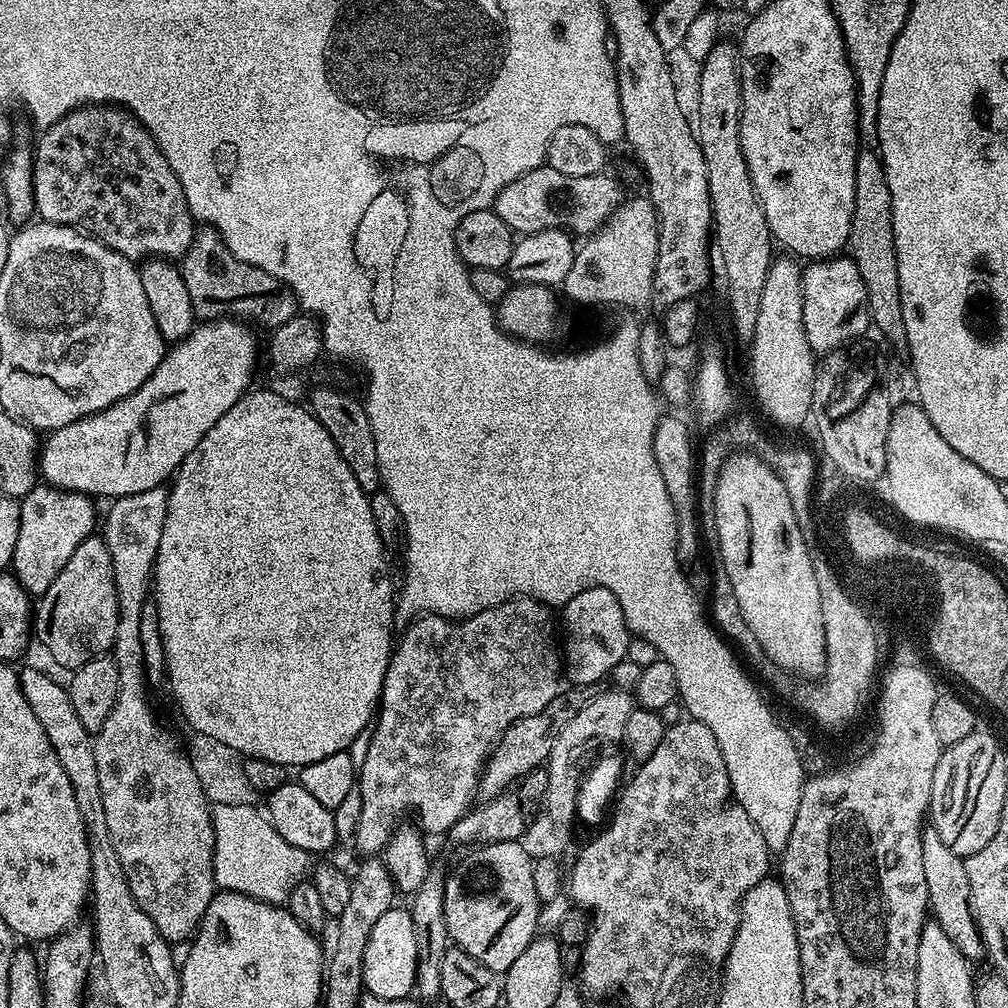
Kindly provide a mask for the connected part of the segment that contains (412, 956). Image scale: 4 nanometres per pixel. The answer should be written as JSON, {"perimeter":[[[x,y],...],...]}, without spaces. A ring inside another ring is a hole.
{"perimeter":[[[393,906],[378,918],[370,942],[366,942],[364,959],[364,987],[367,992],[387,1000],[403,1000],[413,995],[418,966],[418,938],[414,936],[414,922],[407,907]]]}

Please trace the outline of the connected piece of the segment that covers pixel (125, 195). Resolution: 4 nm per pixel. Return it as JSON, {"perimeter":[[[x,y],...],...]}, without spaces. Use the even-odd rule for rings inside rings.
{"perimeter":[[[85,104],[73,108],[61,120],[54,122],[49,128],[43,129],[39,135],[40,141],[34,144],[32,181],[34,182],[34,202],[36,203],[35,215],[43,223],[78,228],[81,232],[87,232],[94,239],[101,240],[110,250],[122,254],[133,262],[140,262],[145,258],[163,258],[172,262],[183,257],[185,250],[192,244],[194,221],[192,211],[189,210],[186,202],[186,194],[182,190],[182,182],[178,182],[174,170],[170,170],[170,162],[166,162],[162,150],[156,144],[156,139],[149,134],[148,129],[143,128],[140,121],[127,108],[121,108],[114,104]]]}

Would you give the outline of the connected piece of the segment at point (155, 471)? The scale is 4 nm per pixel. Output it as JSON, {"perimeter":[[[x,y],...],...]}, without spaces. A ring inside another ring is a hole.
{"perimeter":[[[231,318],[204,322],[193,327],[191,334],[185,340],[175,341],[165,351],[163,362],[156,367],[154,374],[150,374],[150,378],[146,378],[146,382],[142,382],[142,386],[138,386],[138,390],[134,390],[134,394],[114,402],[114,406],[110,406],[106,410],[96,412],[86,418],[78,418],[78,422],[70,422],[70,426],[55,429],[49,435],[52,437],[45,444],[43,441],[38,452],[38,472],[43,483],[51,484],[54,488],[65,488],[71,492],[82,492],[85,496],[93,498],[99,498],[99,496],[115,498],[117,496],[129,496],[130,494],[142,494],[142,490],[161,487],[180,467],[180,464],[186,458],[186,454],[190,454],[190,450],[194,450],[194,446],[198,446],[198,442],[202,442],[202,434],[206,434],[206,430],[210,430],[210,426],[214,426],[214,422],[218,422],[218,418],[222,418],[222,414],[226,414],[226,410],[230,410],[230,406],[234,406],[234,402],[238,402],[240,397],[249,391],[251,384],[248,383],[252,380],[252,367],[256,364],[256,340],[252,337],[251,330],[253,331],[247,323]]]}

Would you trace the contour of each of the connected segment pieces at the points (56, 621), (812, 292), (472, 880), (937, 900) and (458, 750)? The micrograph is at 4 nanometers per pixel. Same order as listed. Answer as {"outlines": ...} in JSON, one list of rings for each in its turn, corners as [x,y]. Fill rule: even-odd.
{"outlines":[[[[93,534],[84,539],[74,554],[70,554],[70,562],[66,562],[58,578],[50,582],[50,590],[38,598],[34,608],[34,636],[52,655],[54,663],[75,670],[95,656],[105,655],[111,649],[117,630],[114,566],[106,542]]],[[[837,254],[827,260],[811,261],[807,267],[800,277],[804,295],[802,322],[806,330],[806,342],[810,342],[813,353],[832,354],[870,328],[866,286],[862,282],[862,274],[858,274],[858,266],[844,254]]],[[[511,840],[473,847],[469,851],[472,853],[462,857],[452,876],[450,872],[444,881],[444,909],[449,941],[466,954],[478,958],[482,966],[497,974],[503,974],[510,966],[514,966],[514,958],[518,958],[518,954],[522,954],[522,950],[526,950],[538,935],[536,923],[542,905],[534,890],[534,860],[531,855],[528,857],[522,845]]],[[[925,827],[922,834],[922,867],[926,873],[926,886],[928,887],[928,906],[934,920],[940,924],[947,937],[953,940],[958,950],[969,961],[984,960],[986,949],[984,939],[976,925],[970,902],[970,877],[966,875],[965,857],[954,854],[934,827]]],[[[521,596],[515,600],[507,600],[493,608],[482,610],[473,616],[465,616],[459,622],[447,620],[444,616],[421,616],[412,621],[399,633],[395,641],[392,656],[388,659],[388,669],[384,675],[384,691],[380,694],[379,711],[374,716],[374,727],[371,729],[370,750],[366,750],[366,758],[358,765],[358,787],[362,794],[362,816],[356,827],[354,843],[364,854],[380,854],[388,845],[392,833],[405,819],[407,812],[416,815],[415,823],[425,833],[447,833],[449,828],[462,818],[477,799],[477,788],[481,772],[492,749],[499,743],[501,736],[512,723],[519,719],[528,718],[545,709],[556,695],[562,691],[562,652],[558,647],[558,620],[553,609],[547,604]]]]}

